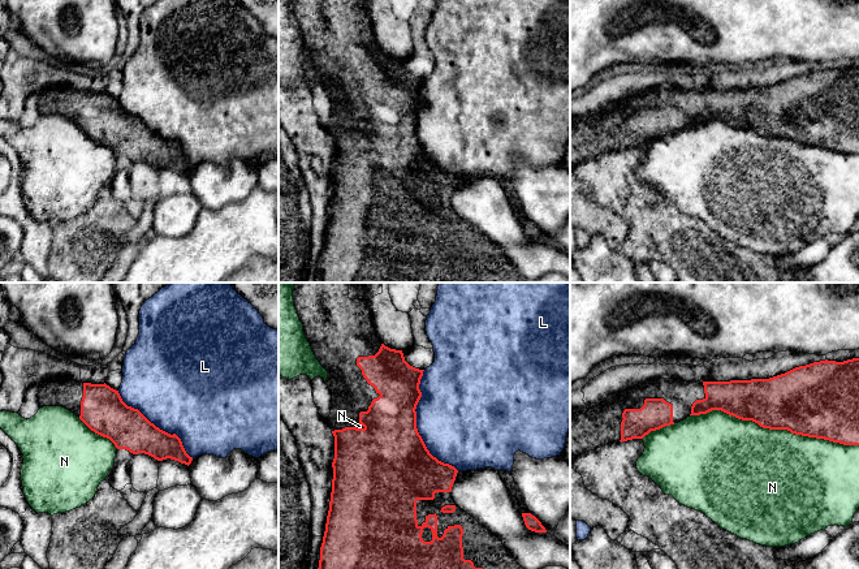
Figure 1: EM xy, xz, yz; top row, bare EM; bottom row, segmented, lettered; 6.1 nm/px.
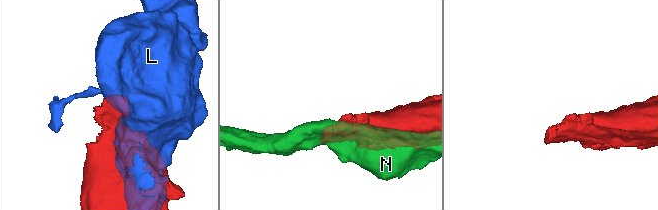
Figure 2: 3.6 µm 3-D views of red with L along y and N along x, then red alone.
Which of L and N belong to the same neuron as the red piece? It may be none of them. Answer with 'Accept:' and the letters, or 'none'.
Accept: none

